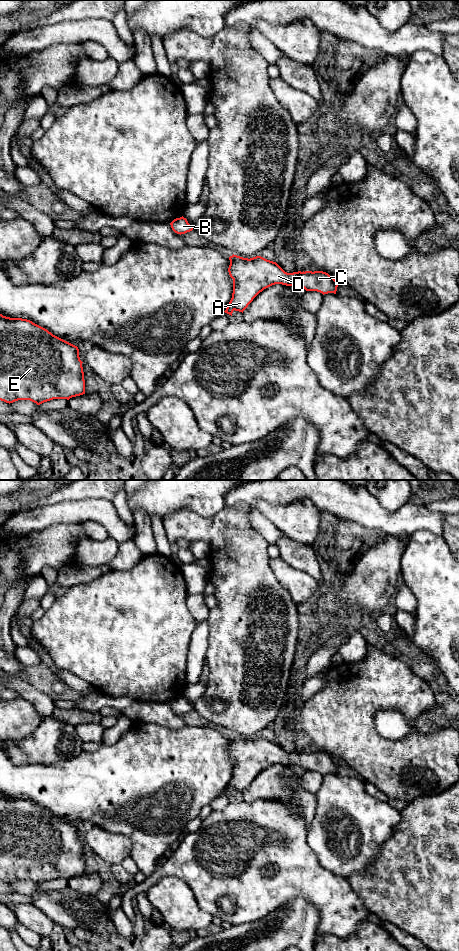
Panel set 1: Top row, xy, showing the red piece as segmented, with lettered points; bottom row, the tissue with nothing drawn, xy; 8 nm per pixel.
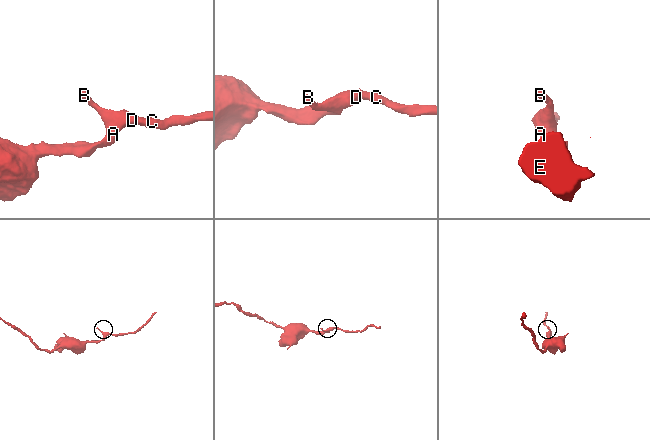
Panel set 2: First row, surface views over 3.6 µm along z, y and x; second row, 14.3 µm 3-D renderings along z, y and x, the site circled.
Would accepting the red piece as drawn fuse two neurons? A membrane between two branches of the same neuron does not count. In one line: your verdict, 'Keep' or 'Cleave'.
Keep

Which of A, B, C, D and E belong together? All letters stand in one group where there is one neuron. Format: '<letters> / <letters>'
A B C D E

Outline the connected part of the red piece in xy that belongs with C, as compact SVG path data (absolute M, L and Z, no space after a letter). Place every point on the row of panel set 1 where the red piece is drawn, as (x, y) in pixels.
M233 254L229 260L228 272L233 279L233 293L224 312L231 316L234 310L243 313L260 292L275 284L300 285L306 291L317 291L323 295L336 294L340 284L323 271L287 273L276 262L261 256L248 259Z

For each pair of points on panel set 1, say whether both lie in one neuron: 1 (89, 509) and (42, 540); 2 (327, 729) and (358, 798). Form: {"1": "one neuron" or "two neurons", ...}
{"1": "two neurons", "2": "two neurons"}

